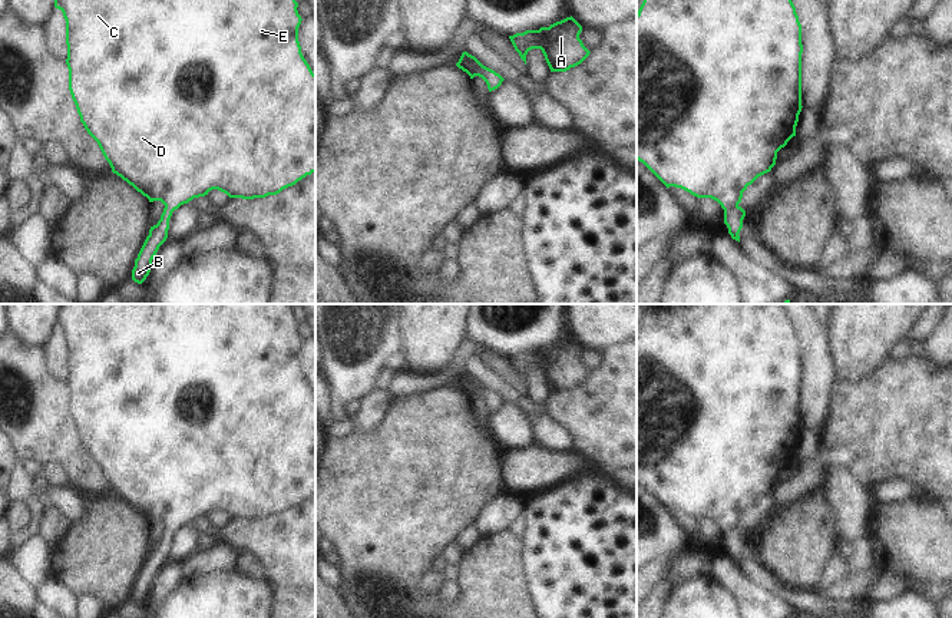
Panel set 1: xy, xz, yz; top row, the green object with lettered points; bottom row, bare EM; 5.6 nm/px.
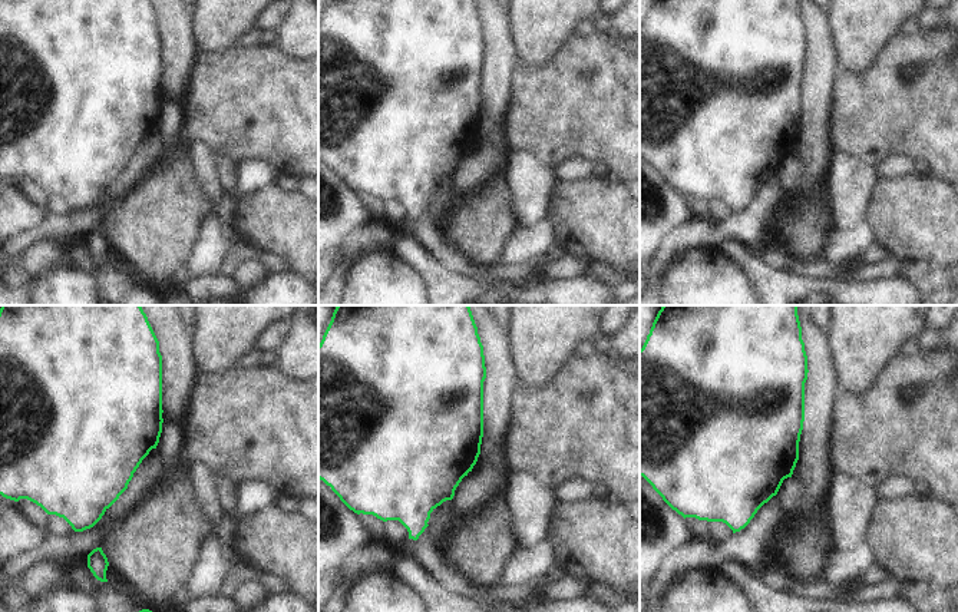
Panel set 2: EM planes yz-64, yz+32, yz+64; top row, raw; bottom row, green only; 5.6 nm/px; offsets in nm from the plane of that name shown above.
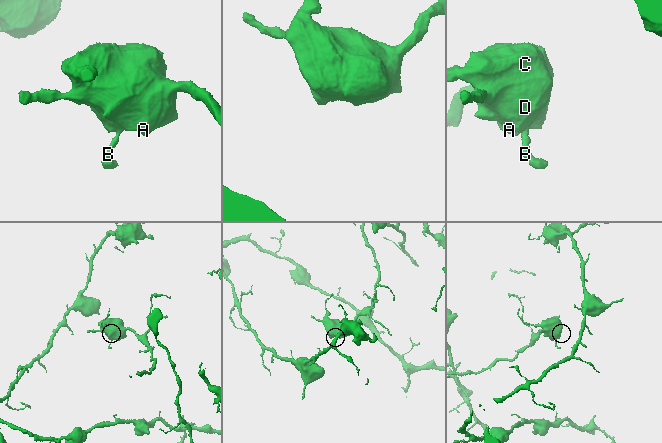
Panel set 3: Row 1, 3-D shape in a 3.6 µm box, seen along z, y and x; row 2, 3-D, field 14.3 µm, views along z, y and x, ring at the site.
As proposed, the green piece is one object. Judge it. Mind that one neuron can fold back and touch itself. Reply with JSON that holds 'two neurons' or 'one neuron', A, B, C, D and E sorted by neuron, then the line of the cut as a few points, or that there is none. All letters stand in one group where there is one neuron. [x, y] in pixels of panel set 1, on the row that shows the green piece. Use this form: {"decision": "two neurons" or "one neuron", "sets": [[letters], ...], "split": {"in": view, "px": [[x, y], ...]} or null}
{"decision": "one neuron", "sets": [["A", "B", "C", "D", "E"]], "split": null}

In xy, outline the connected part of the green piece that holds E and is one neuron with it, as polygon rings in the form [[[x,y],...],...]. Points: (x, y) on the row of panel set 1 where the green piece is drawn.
[[[54,0],[66,20],[69,90],[80,122],[97,142],[112,172],[132,185],[149,202],[161,201],[165,208],[156,225],[151,227],[135,267],[132,280],[142,284],[151,272],[152,260],[168,238],[172,212],[194,198],[218,189],[229,198],[265,198],[315,172],[315,75],[301,53],[298,27],[301,16],[295,0]]]

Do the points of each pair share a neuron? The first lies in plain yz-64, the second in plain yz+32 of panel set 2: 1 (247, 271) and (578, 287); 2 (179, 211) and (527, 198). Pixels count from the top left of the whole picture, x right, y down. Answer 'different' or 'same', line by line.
1: different
2: different

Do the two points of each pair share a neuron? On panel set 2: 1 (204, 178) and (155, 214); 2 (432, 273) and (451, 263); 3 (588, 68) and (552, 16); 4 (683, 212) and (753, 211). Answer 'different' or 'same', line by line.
1: different
2: different
3: different
4: different

